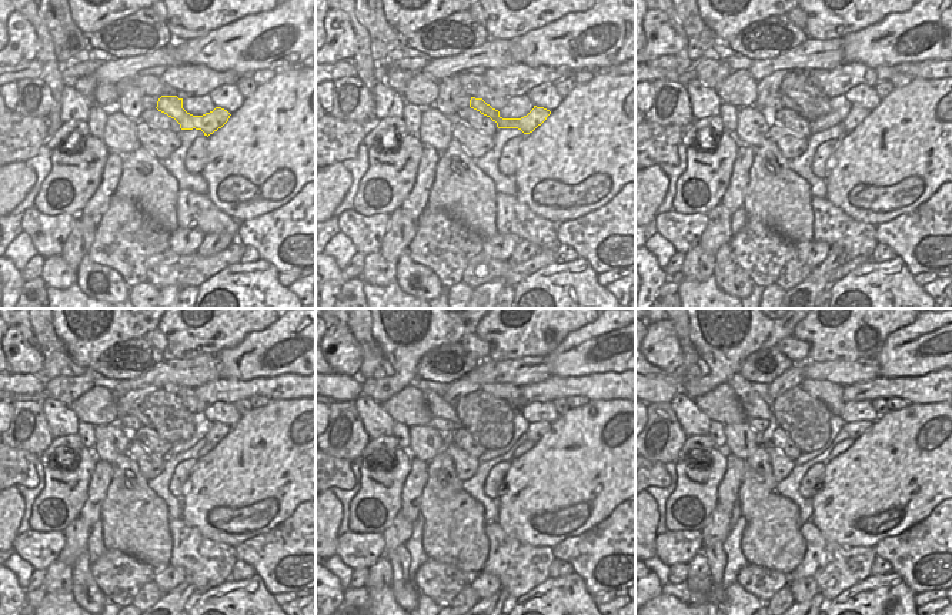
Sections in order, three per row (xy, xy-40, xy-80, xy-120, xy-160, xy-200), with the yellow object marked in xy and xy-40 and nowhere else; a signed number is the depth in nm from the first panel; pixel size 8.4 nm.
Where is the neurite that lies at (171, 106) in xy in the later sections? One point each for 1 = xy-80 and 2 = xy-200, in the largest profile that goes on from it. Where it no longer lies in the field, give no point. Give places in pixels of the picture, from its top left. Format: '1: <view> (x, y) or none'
1: xy-80 (857, 114)
2: xy-200 (754, 405)

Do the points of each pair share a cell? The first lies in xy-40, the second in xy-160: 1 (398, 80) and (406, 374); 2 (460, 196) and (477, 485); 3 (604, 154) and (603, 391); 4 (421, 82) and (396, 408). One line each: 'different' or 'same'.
1: same
2: different
3: different
4: same

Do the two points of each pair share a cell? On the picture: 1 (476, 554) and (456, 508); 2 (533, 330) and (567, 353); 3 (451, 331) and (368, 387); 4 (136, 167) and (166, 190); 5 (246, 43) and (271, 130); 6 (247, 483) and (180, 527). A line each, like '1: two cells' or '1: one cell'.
1: one cell
2: two cells
3: one cell
4: one cell
5: two cells
6: two cells

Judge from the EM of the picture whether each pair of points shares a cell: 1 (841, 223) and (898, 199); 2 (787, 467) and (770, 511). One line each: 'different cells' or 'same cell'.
1: different cells
2: different cells

